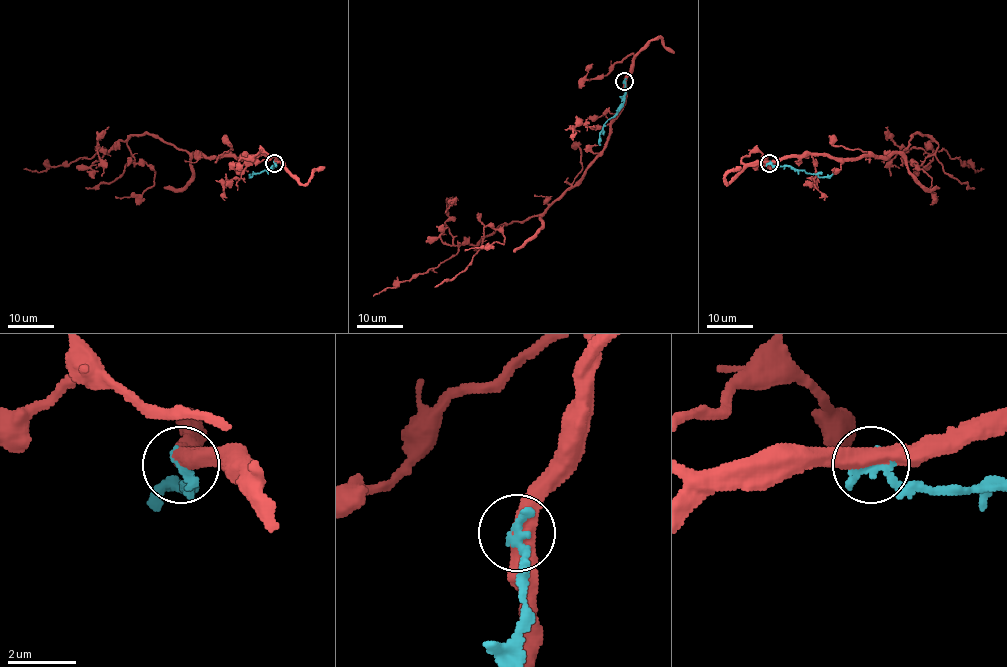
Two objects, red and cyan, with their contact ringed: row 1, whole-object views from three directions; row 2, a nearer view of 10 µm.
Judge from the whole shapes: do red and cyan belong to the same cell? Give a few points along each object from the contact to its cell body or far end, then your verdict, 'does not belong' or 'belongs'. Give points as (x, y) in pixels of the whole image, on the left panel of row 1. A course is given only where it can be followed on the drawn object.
course red (275, 162), (262, 154), (202, 157), (147, 134), (132, 134), (91, 158), (45, 170), (24, 169); course cyan (275, 162), (270, 169), (249, 176), (250, 174); does not belong

